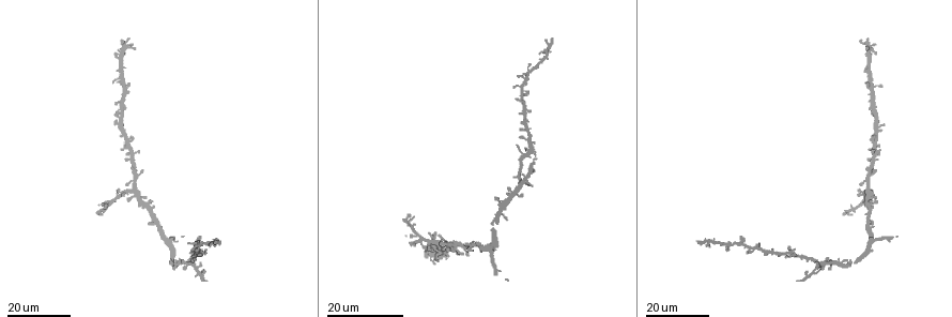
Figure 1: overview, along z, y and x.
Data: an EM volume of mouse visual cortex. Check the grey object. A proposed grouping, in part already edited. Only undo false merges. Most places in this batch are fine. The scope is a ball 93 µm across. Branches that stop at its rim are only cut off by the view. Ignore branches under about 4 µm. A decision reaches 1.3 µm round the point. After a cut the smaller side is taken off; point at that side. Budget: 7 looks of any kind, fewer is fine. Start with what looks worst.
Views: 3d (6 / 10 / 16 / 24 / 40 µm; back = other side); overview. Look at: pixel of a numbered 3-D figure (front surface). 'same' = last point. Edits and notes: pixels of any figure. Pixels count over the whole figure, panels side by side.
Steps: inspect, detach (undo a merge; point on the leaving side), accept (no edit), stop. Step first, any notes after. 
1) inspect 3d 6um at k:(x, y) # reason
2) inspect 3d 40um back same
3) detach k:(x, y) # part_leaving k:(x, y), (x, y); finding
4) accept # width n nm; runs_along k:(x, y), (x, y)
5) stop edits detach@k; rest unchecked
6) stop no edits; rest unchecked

inspect 3d 16um at 1:(194, 263)

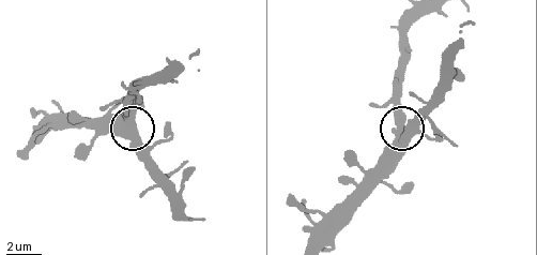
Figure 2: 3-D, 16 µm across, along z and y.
inspect 3d 10um at 2:(406, 141)

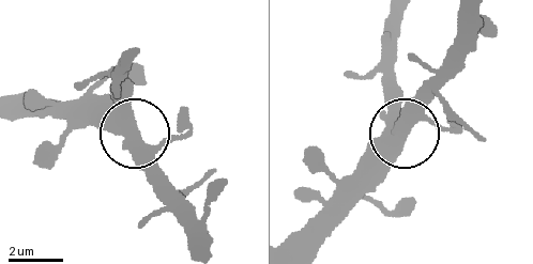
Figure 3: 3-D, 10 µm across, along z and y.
accept # runs_along 3:(304, 245), (400, 141), (419, 88); one neuron here

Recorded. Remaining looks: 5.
inspect 3d 24um at 1:(154, 215) # sudden change in width

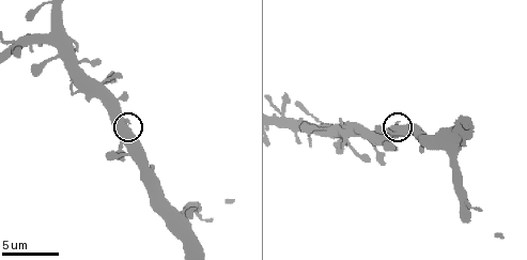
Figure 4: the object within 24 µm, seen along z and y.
inspect 3d 10um at 4:(127, 128)

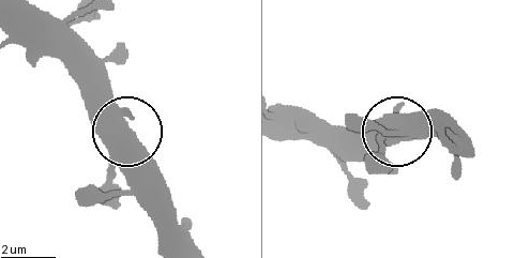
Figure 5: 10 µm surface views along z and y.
accept # width 530 nm; all the same neuron

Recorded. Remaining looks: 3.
inspect 3d 6um at 4:(48, 36)

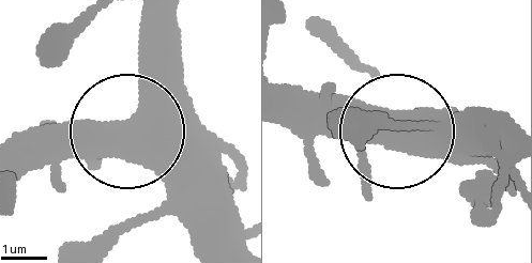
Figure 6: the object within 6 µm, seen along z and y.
inspect 3d 6um back at 6:(124, 124)

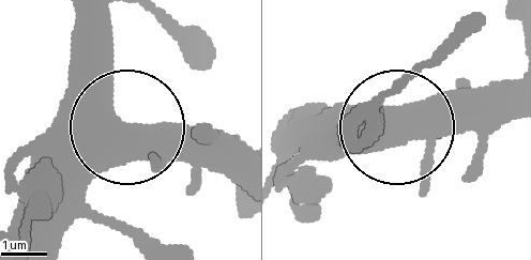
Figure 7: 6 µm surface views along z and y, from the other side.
accept # one neuron here

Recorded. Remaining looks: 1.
stop no edits; rest unchecked

